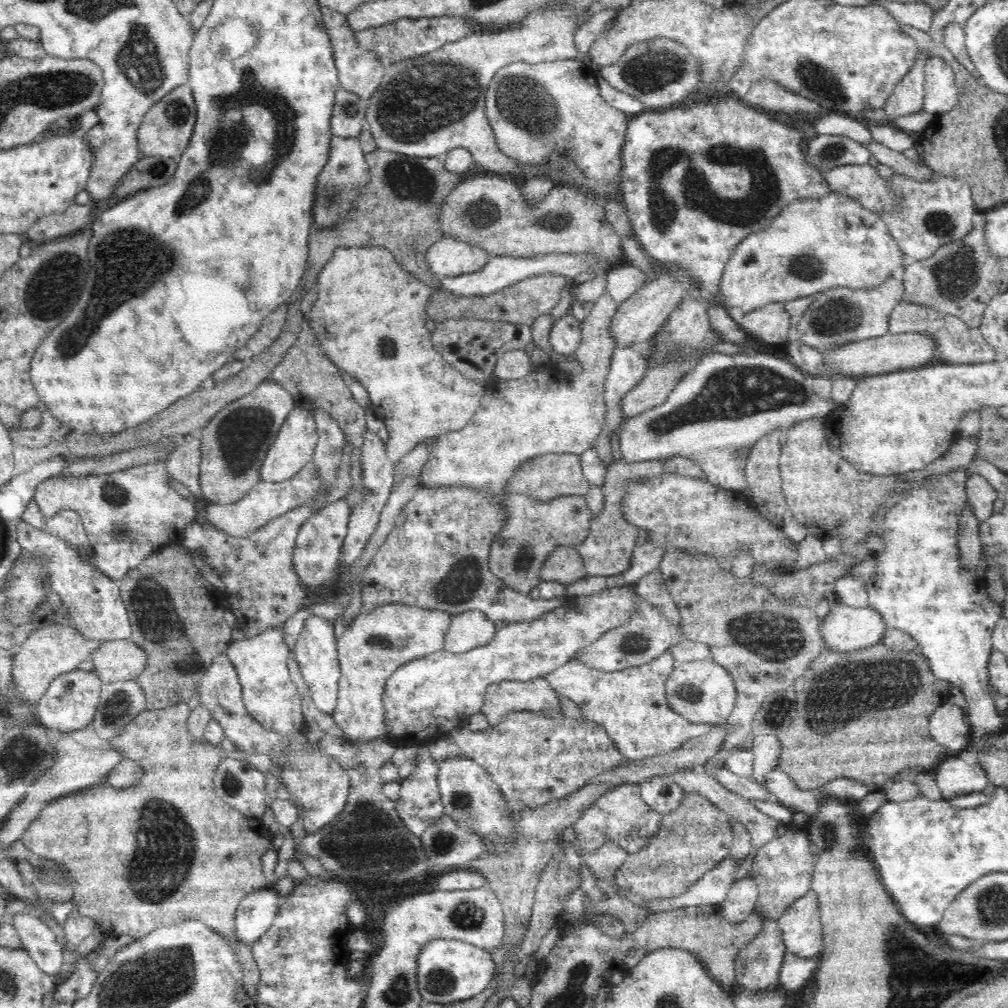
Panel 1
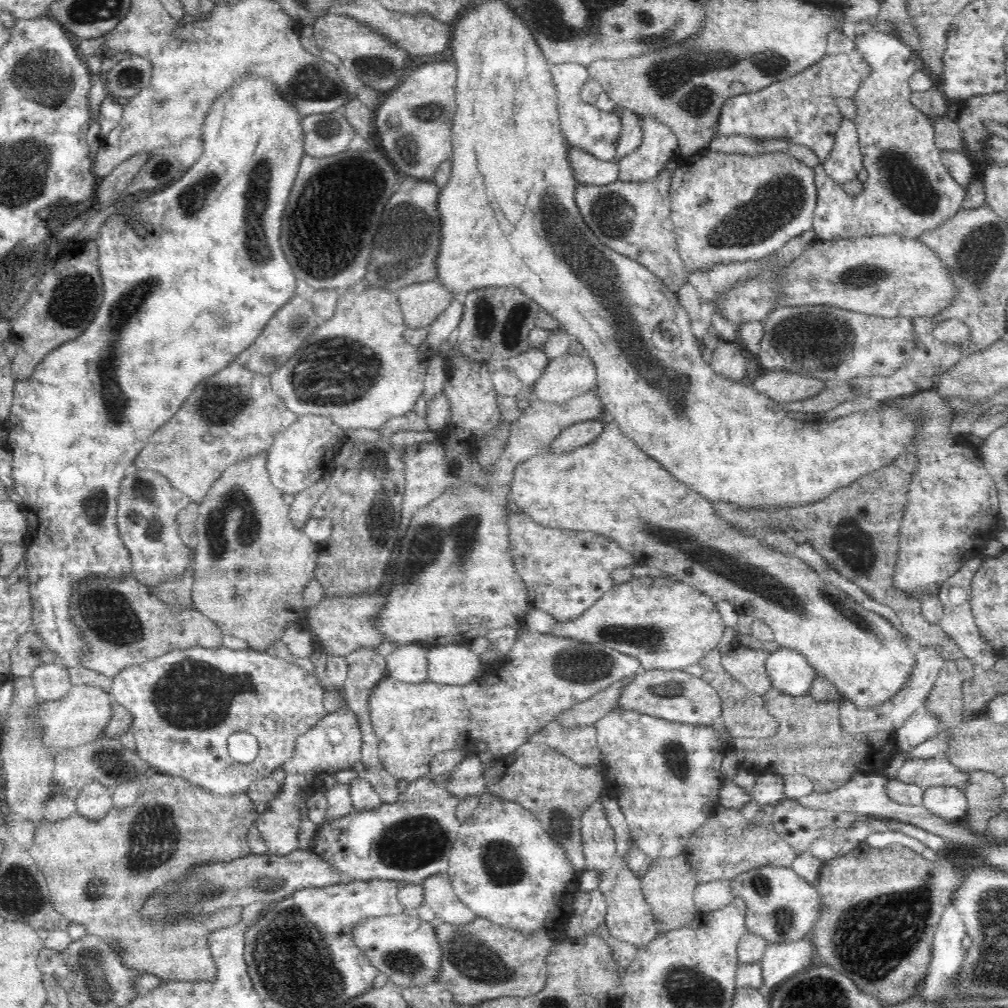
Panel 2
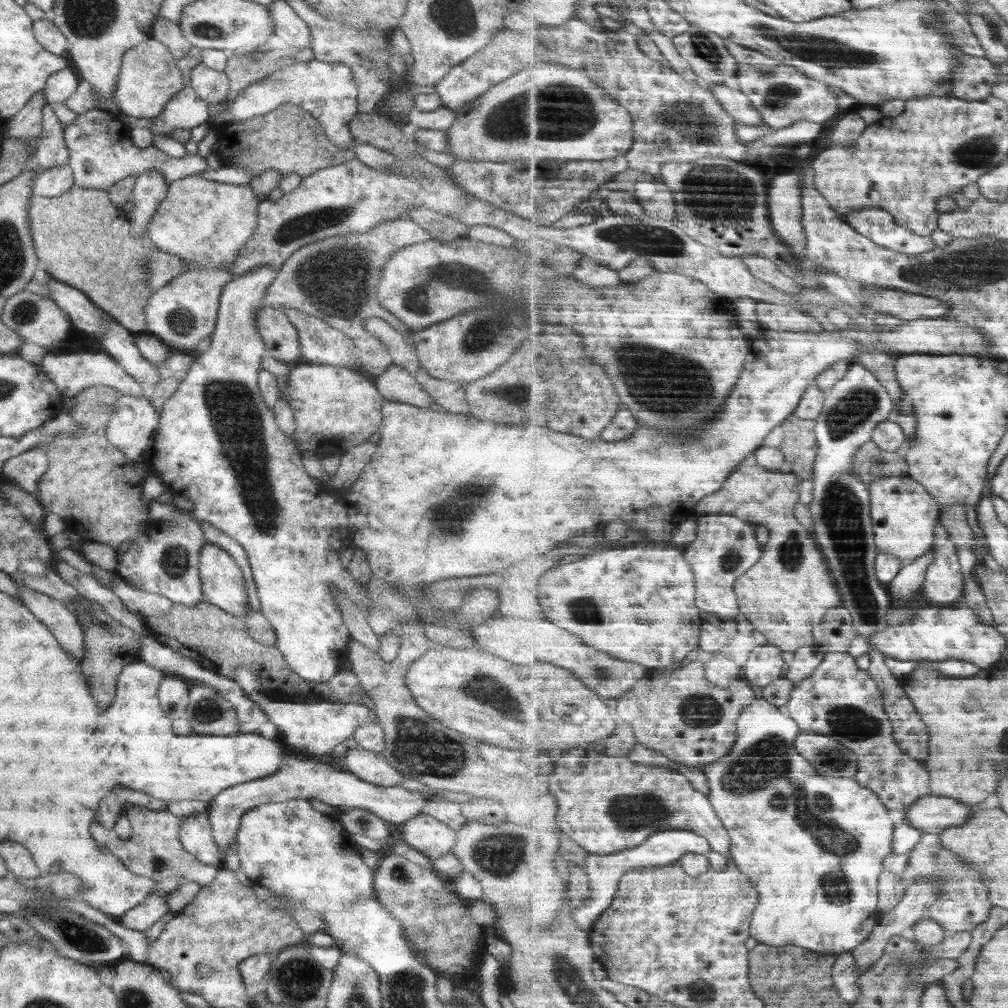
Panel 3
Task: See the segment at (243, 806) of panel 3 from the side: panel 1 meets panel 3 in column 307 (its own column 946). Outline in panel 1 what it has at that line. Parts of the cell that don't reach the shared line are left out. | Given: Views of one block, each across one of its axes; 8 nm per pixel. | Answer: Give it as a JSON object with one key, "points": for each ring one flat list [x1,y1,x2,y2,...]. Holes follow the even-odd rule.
{"points":[[958,756,939,762,935,782,947,801,970,792,987,791,991,787,978,763,970,764]]}

